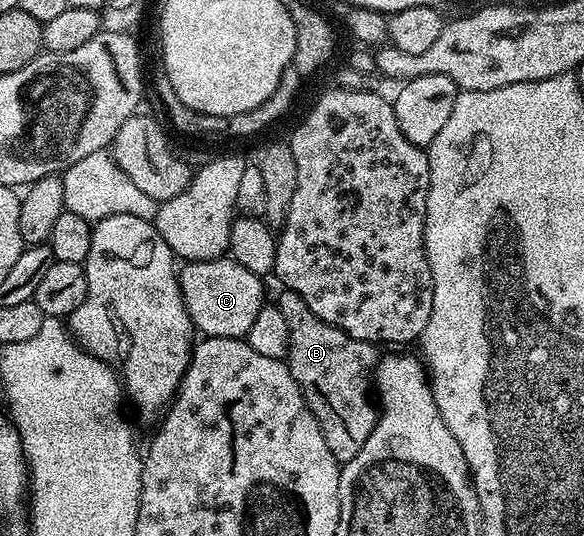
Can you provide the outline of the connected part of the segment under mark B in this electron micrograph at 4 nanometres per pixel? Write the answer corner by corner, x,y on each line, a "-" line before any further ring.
282,288
280,292
281,294
275,297
275,303
279,311
283,311
283,319
287,319
289,332
287,364
291,375
301,389
307,407
315,415
323,431
323,439
327,439
327,447
331,447
331,455
335,455
338,463
355,459
355,455
363,451
363,443
367,443
379,416
378,406
371,396
371,378
379,360
378,346
371,341
355,339
339,327
319,319
319,315
315,315
315,311
311,311
311,307
307,307
307,303
303,303
303,299
295,291

